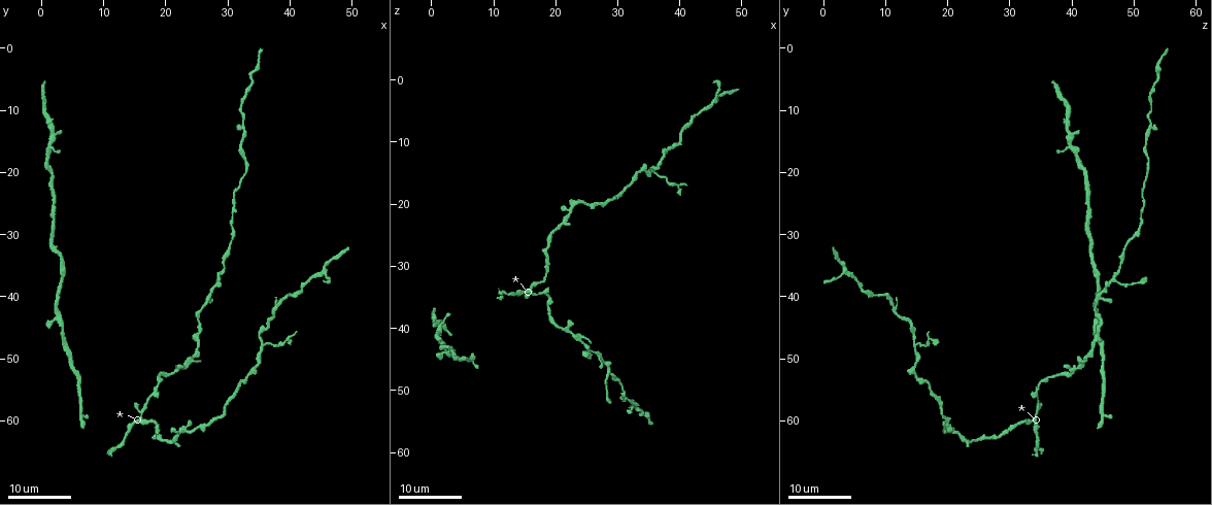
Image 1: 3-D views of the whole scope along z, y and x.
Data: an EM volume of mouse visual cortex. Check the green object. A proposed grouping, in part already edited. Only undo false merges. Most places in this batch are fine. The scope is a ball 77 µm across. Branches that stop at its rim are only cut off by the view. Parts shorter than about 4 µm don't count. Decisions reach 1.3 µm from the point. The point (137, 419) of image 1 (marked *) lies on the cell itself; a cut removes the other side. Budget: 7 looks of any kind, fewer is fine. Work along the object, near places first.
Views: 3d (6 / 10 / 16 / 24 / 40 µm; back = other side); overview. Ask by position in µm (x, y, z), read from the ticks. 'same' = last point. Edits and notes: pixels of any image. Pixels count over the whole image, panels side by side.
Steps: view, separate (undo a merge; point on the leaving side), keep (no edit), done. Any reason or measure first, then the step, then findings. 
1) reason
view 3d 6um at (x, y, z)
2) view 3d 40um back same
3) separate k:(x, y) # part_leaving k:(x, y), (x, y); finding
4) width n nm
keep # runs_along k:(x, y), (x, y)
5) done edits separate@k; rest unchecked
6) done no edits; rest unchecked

two arms in line, one across
view 3d 16um at (28.5, 37.0, 47.0)

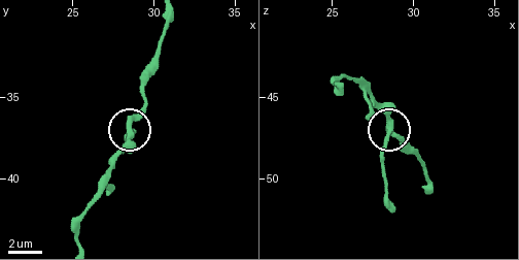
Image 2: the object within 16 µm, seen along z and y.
view 3d 10um at (28.7, 37.3, 46.7)

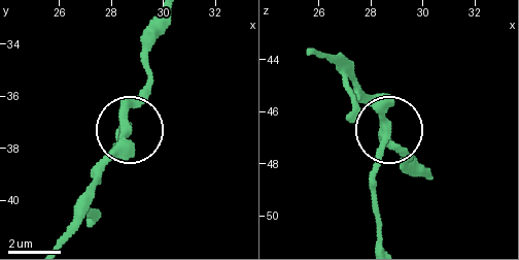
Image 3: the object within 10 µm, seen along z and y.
arms 3
keep # runs_along 3:(309, 53), (322, 55), (389, 130), (372, 181); one cell here

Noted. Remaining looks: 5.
three arms meet
view 3d 16um at (35.5, 48.0, 15.0)

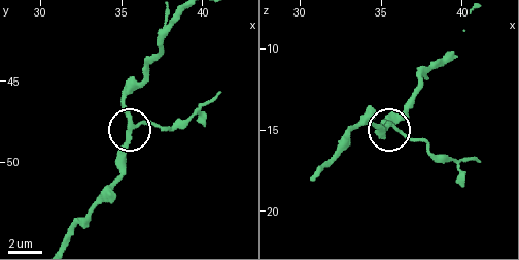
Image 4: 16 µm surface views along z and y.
view 3d 10um at (35.9, 47.8, 14.8)

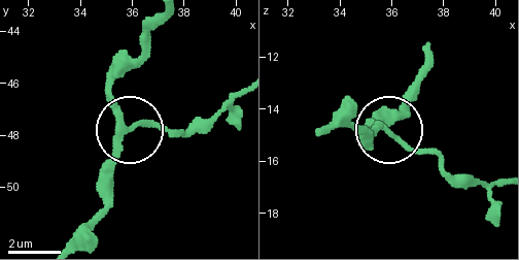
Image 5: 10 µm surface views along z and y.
keep # runs_along 5:(71, 238), (102, 204), (107, 158), (131, 131), (196, 131); one cell here

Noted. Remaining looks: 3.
view 3d 16um at (33.0, 13.0, 52.5)

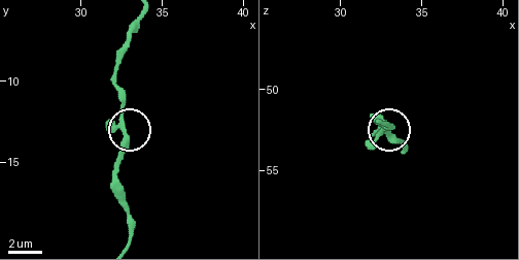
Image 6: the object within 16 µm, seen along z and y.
zoom in
view 3d 6um same

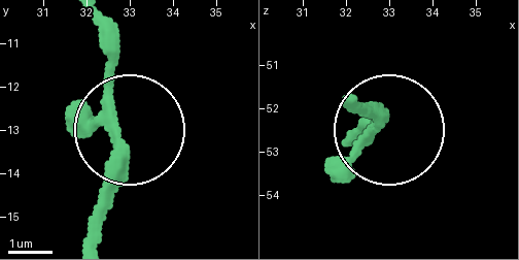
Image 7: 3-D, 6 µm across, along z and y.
keep # runs_along 7:(92, 242), (117, 143), (113, 25); all the same cell

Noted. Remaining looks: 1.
done no edits; rest unchecked

